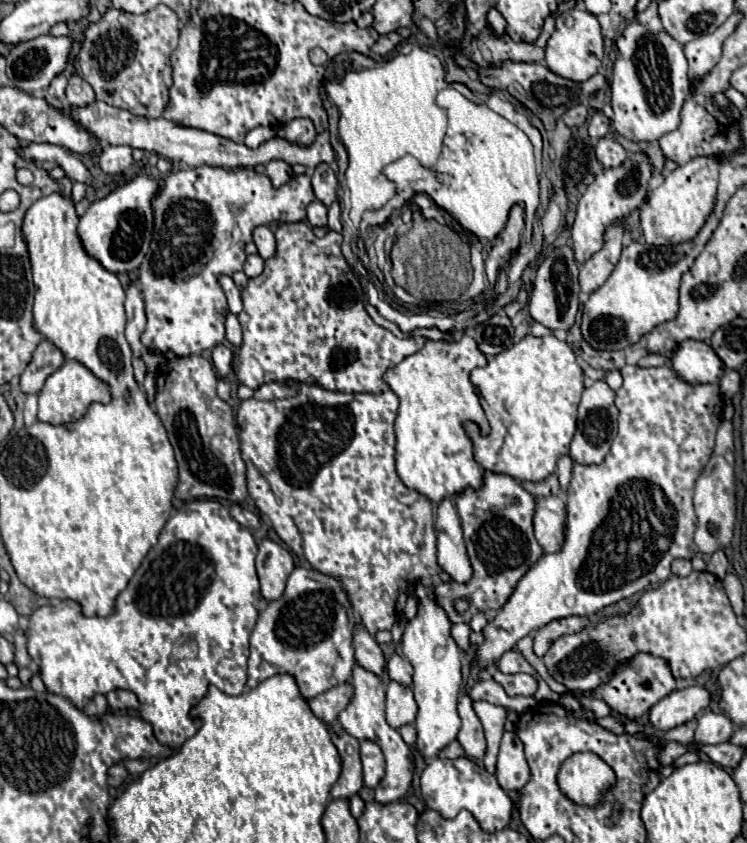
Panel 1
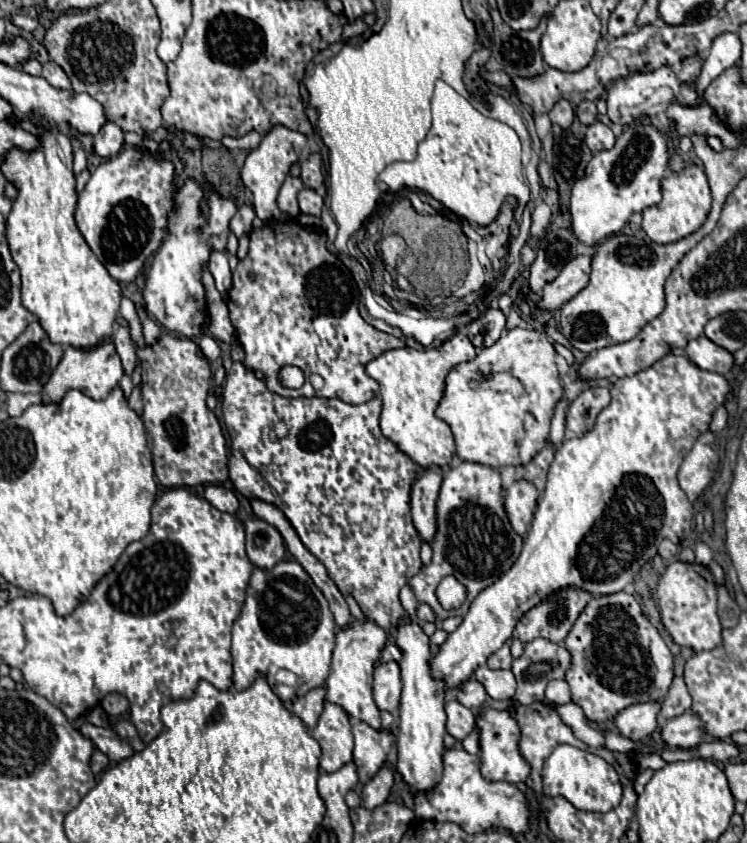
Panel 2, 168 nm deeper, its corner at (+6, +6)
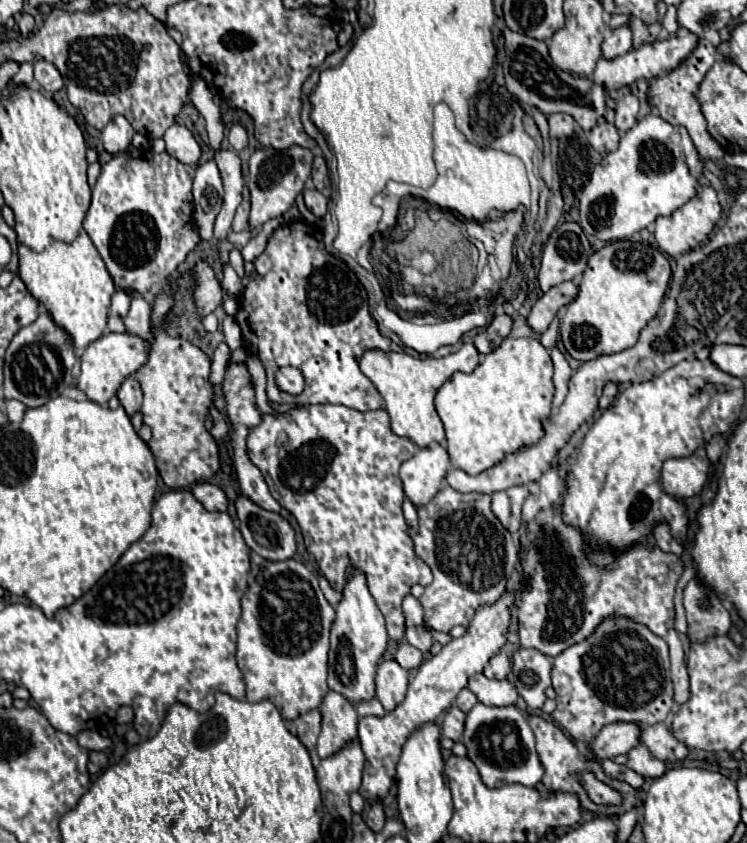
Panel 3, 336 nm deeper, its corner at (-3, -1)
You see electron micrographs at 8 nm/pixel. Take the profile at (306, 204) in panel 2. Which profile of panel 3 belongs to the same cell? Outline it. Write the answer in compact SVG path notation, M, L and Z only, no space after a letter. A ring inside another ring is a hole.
M305 190L303 192L303 198L305 198L305 204L307 204L307 208L315 214L315 216L319 216L319 218L323 218L325 216L325 212L327 212L327 198L319 192L319 190Z

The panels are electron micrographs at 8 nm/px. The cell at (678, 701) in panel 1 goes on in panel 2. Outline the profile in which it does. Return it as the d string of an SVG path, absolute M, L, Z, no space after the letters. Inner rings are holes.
M660 701L630 705L616 715L614 723L624 737L638 743L658 729L658 723L656 723L658 721L658 707L662 707Z

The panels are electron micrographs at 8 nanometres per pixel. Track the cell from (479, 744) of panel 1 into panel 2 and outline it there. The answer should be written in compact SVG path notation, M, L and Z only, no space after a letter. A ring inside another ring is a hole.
M450 701L450 703L446 703L446 715L448 715L446 731L454 739L462 741L462 739L466 739L472 733L474 725L476 725L472 709L462 707L462 703L458 703L458 701Z

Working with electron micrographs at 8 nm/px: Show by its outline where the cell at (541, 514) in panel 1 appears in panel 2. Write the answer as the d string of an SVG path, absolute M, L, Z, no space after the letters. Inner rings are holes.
M516 481L512 487L504 489L504 507L516 533L526 535L532 519L534 507L538 507L540 491L528 481Z

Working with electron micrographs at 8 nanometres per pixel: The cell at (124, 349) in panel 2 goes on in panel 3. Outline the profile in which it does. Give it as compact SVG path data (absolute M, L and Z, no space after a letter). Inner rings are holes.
M129 376L121 384L121 388L117 392L117 398L119 398L119 404L125 408L127 416L133 416L135 412L139 412L141 402L143 402L143 394L141 394L141 386L135 380L135 376Z

